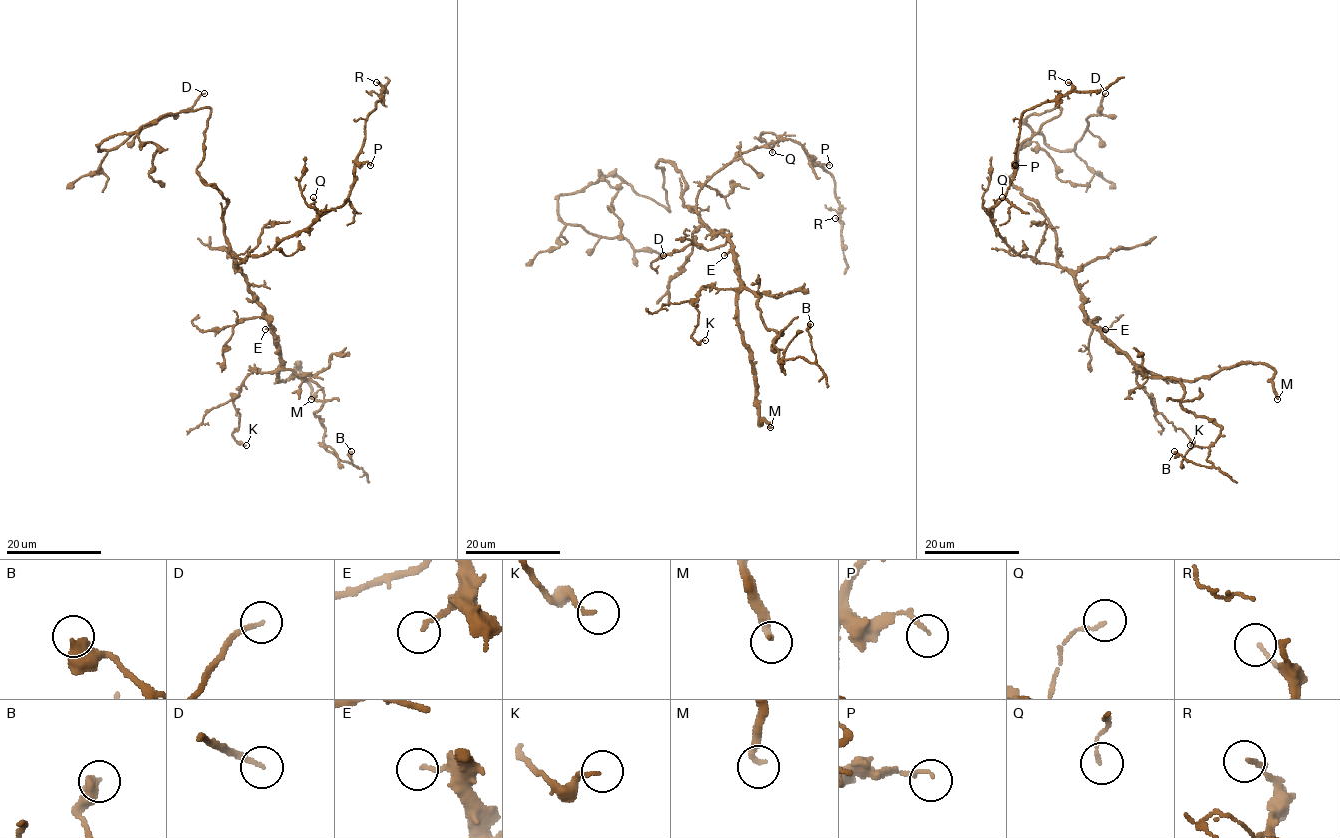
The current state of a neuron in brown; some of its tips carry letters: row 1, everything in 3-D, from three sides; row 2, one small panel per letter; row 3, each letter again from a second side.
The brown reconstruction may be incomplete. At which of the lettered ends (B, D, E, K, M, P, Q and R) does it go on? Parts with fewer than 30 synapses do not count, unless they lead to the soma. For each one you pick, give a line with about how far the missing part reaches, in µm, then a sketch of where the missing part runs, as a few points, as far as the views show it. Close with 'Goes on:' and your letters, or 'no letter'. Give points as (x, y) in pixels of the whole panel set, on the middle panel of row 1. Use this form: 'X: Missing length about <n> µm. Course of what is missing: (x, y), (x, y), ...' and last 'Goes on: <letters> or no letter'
D: Missing length about 40 µm. Course of what is missing: (663, 255), (682, 271), (693, 292), (693, 309), (727, 347), (732, 365), (718, 375), (713, 385)
Goes on: D

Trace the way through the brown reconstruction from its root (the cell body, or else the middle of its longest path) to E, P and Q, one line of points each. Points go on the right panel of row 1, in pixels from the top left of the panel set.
E: (1043, 213), (1054, 232), (1057, 261), (1072, 276), (1082, 295), (1084, 317), (1091, 324), (1105, 329)
P: (1043, 213), (1054, 232), (1054, 265), (1019, 255), (993, 223), (989, 210), (1005, 195), (1015, 165)
Q: (1043, 213), (1054, 232), (1054, 265), (1019, 255), (998, 234), (992, 212), (995, 202), (1002, 197)

